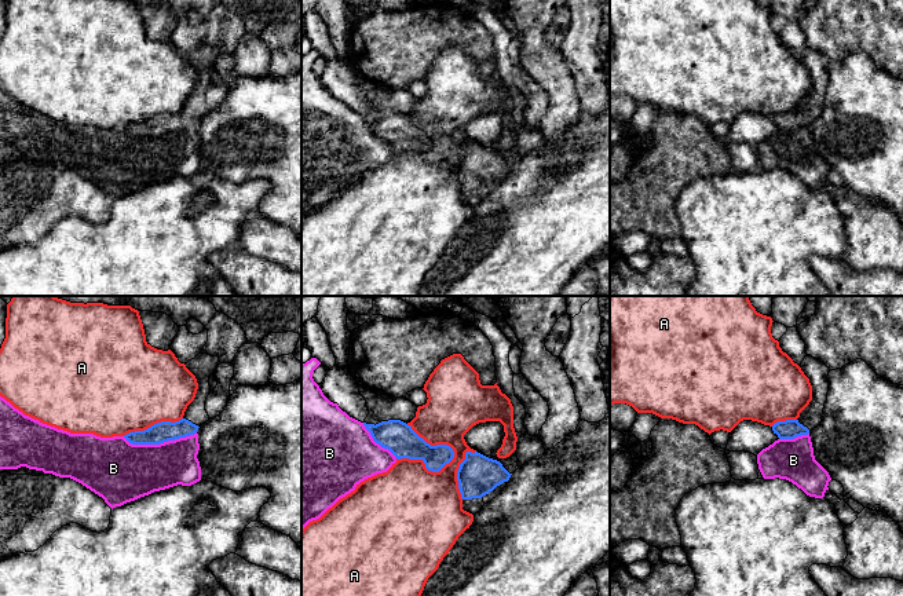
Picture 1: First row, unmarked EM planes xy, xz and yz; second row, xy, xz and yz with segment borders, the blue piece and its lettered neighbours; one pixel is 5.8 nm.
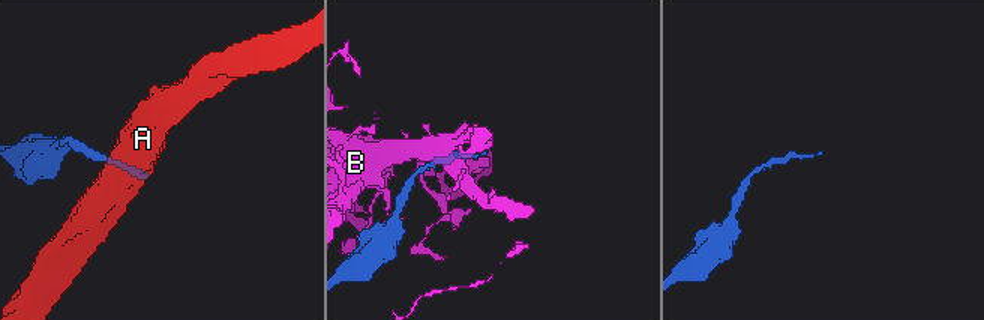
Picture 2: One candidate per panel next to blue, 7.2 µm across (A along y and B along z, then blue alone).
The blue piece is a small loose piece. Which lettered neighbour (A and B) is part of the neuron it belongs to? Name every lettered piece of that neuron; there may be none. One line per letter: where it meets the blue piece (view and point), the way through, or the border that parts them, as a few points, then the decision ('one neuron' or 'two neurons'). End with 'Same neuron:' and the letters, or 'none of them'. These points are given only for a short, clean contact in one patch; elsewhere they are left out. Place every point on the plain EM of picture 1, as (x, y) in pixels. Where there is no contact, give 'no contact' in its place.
A: xz (434, 138) | two neurons
B: xy (158, 135) | two neurons
Same neuron: none of them

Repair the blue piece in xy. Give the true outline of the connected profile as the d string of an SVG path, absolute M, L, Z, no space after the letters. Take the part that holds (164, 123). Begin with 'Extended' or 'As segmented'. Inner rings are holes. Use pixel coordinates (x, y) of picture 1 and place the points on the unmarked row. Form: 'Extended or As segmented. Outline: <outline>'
Extended. Outline: M198 45L189 52L186 59L195 67L198 81L194 92L187 98L182 111L171 114L161 113L145 123L135 123L124 127L132 136L160 136L168 132L194 127L198 120L209 111L205 102L205 92L211 84L209 69L215 63L219 48Z

